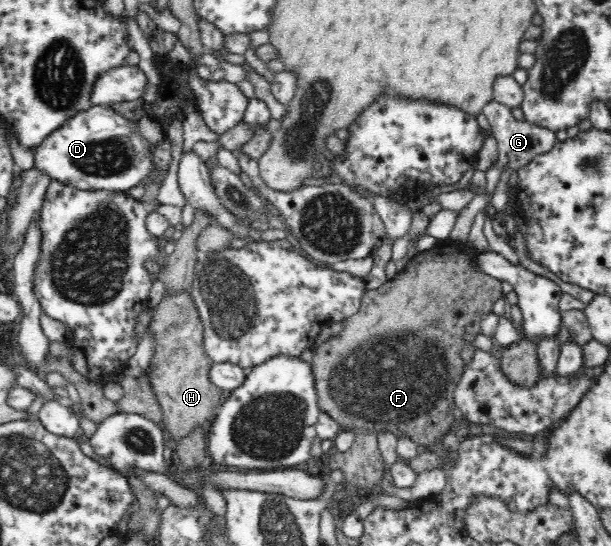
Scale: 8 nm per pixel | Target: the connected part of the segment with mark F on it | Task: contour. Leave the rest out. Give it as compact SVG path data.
M445 239L446 244L440 241L430 251L419 253L409 260L404 270L400 271L392 280L375 290L366 290L361 300L359 311L346 319L343 324L343 331L335 337L328 339L325 343L316 345L313 348L313 361L311 364L311 374L315 384L315 393L317 394L317 405L320 412L327 412L329 417L333 418L342 429L351 431L369 433L379 433L381 431L391 431L396 437L406 435L411 437L417 446L428 446L434 442L439 442L442 436L456 422L453 416L452 394L455 387L455 379L459 379L460 374L465 369L465 363L459 357L459 351L463 345L473 345L473 340L481 332L480 321L485 314L492 313L493 304L501 298L505 298L505 293L501 287L501 280L495 279L486 273L483 273L473 265L472 254L466 246L454 243L450 239Z

